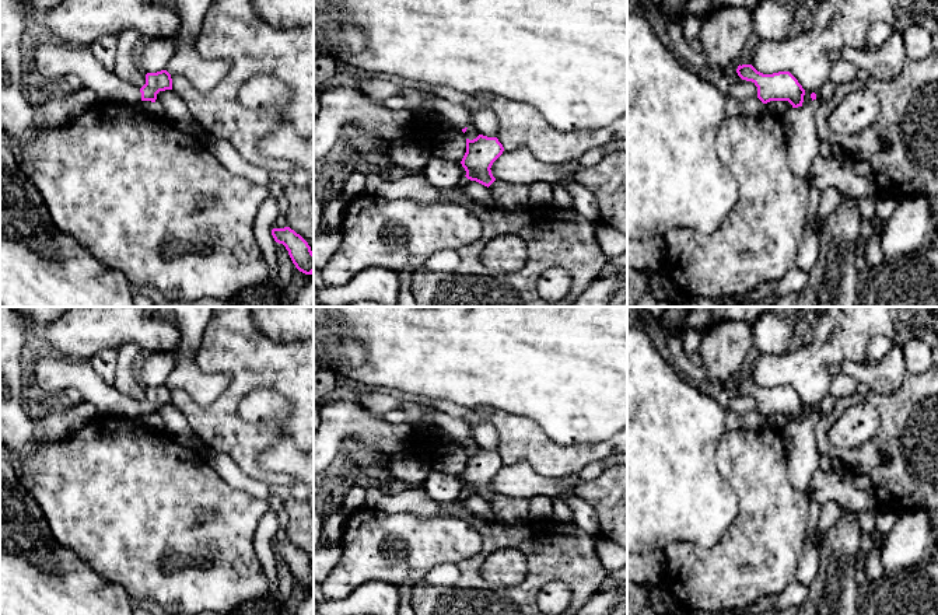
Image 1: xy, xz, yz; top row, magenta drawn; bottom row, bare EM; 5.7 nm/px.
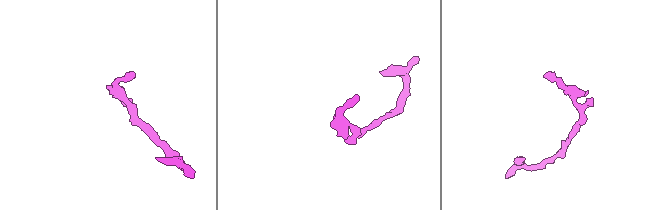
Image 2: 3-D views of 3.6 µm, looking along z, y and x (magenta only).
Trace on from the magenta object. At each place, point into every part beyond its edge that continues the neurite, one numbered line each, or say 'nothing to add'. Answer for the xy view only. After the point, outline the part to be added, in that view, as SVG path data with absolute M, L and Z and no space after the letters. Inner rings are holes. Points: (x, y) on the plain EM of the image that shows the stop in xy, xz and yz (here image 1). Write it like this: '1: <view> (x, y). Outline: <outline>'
1: xy (55, 374). Outline: M48 354L38 361L35 377L48 398L62 398L67 389L73 388L85 402L92 403L101 416L137 419L141 415L140 402L106 384L94 371L90 360Z

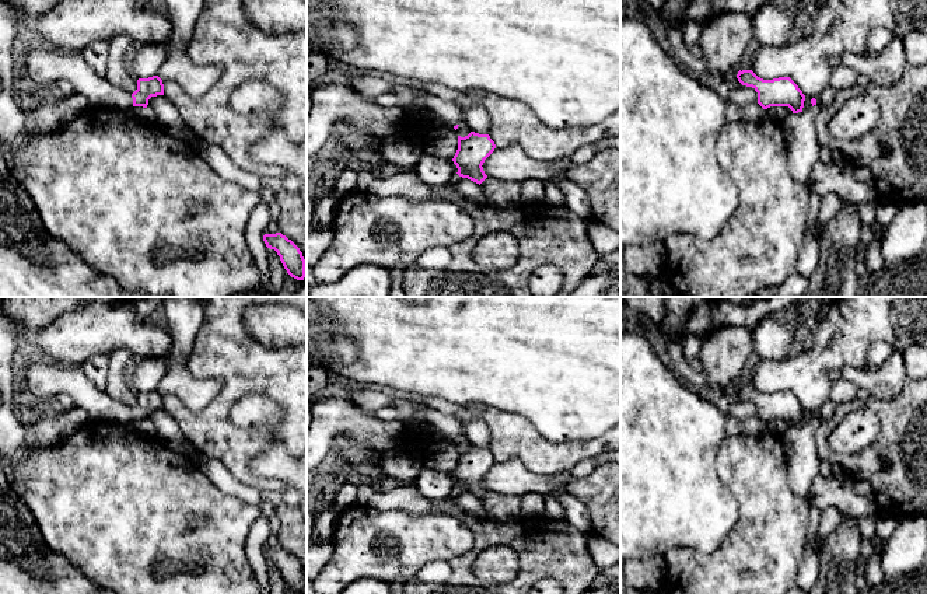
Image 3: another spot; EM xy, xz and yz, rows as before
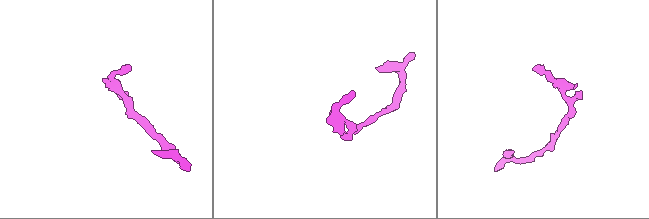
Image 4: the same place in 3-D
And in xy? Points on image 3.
1: xy (46, 380). Outline: M39 360L29 367L27 382L39 403L53 403L59 395L64 394L77 408L84 409L92 422L129 424L133 420L132 408L98 389L85 377L81 366Z

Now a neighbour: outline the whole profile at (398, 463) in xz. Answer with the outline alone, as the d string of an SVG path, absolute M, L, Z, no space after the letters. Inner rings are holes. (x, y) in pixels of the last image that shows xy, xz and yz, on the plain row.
M395 447L378 455L384 475L402 481L413 482L424 467L424 460L406 448Z

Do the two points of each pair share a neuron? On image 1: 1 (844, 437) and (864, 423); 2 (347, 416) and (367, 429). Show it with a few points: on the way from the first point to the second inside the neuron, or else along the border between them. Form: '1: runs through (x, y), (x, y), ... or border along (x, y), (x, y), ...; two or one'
1: runs through (849, 433), (856, 426), (860, 426); one
2: runs through (352, 420), (363, 426); one

